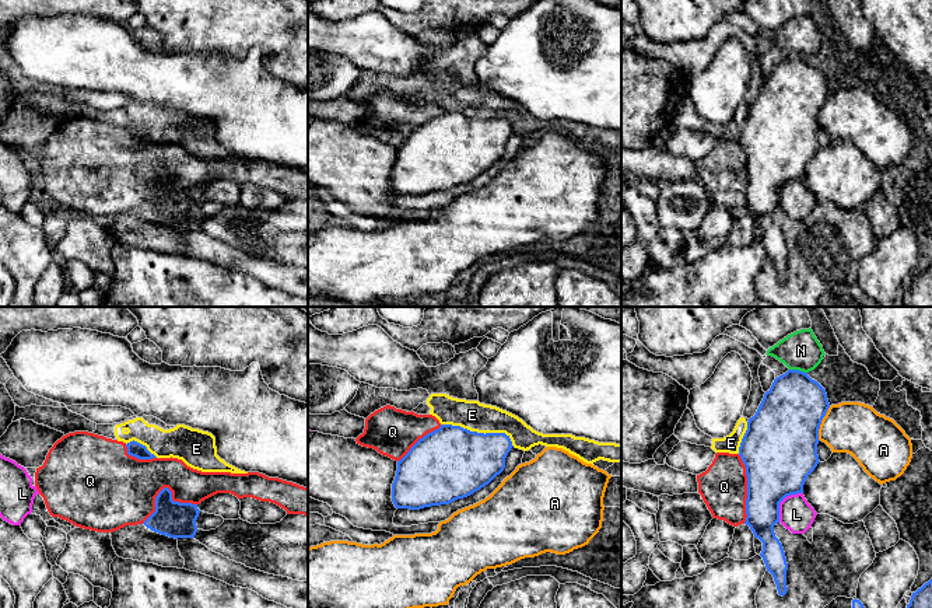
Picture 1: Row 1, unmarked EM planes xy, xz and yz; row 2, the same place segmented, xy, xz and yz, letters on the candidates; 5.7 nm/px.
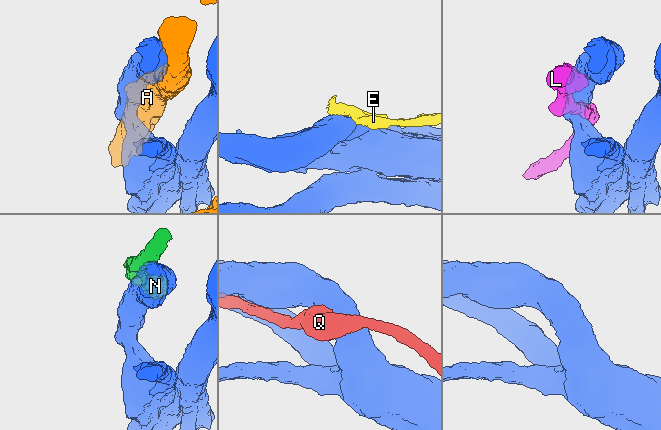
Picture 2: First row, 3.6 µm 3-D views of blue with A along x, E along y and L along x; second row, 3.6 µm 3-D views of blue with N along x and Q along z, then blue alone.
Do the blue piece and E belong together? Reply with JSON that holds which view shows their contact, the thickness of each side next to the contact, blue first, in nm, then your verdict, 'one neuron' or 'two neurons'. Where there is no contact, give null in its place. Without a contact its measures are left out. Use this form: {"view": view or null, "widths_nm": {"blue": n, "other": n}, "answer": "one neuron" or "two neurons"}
{"view": "xz", "widths_nm": {"blue": 420, "other": 170}, "answer": "two neurons"}

